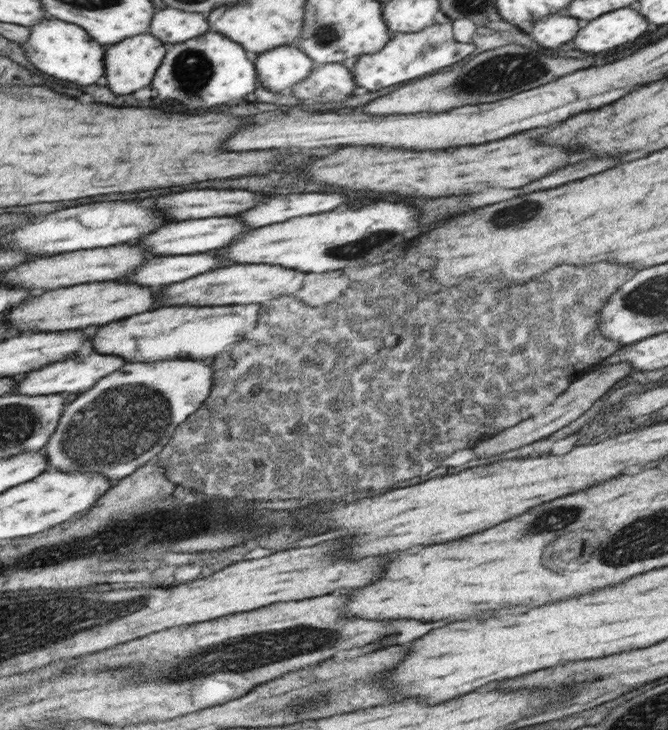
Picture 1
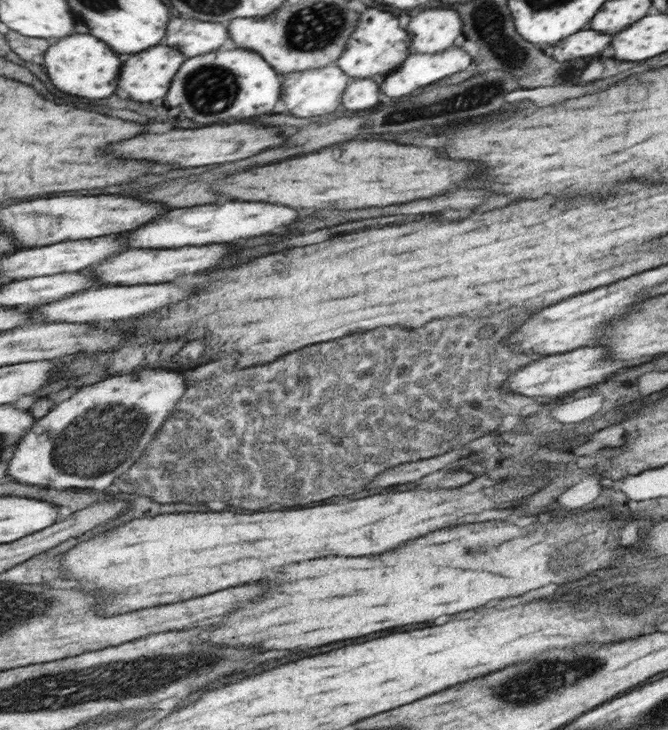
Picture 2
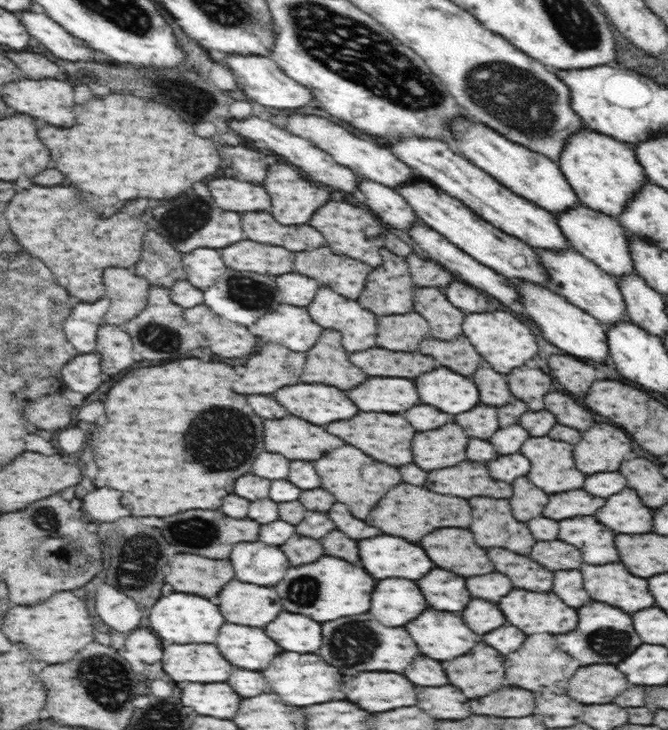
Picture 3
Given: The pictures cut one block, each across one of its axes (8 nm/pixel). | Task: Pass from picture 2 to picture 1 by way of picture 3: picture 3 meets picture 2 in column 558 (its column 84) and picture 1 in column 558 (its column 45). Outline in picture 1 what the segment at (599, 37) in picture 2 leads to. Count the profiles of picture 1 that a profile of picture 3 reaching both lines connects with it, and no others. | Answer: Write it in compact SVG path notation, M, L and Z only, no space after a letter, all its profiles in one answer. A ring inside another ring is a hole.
M550 14L534 22L530 32L532 40L536 40L544 48L558 48L560 44L572 40L574 32L580 30L580 24L576 18L568 18L560 14Z

